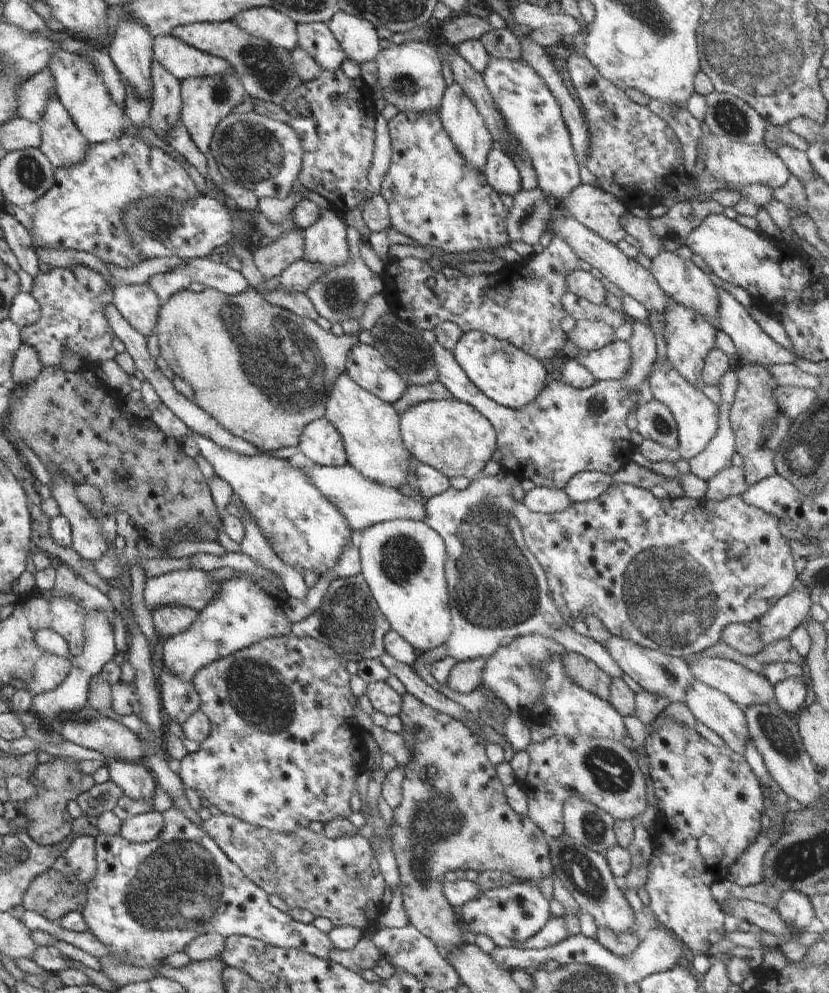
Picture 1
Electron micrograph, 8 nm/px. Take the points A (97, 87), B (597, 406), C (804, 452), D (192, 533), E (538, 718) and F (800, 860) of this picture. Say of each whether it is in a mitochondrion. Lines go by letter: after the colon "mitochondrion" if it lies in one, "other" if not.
A: mitochondrion
B: other
C: mitochondrion
D: other
E: other
F: mitochondrion

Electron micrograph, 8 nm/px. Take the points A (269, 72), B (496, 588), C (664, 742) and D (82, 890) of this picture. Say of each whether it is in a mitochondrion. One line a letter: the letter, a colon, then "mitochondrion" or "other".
A: mitochondrion
B: mitochondrion
C: other
D: other

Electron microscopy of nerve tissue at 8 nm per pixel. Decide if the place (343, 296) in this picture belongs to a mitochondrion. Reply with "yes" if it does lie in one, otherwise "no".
yes

